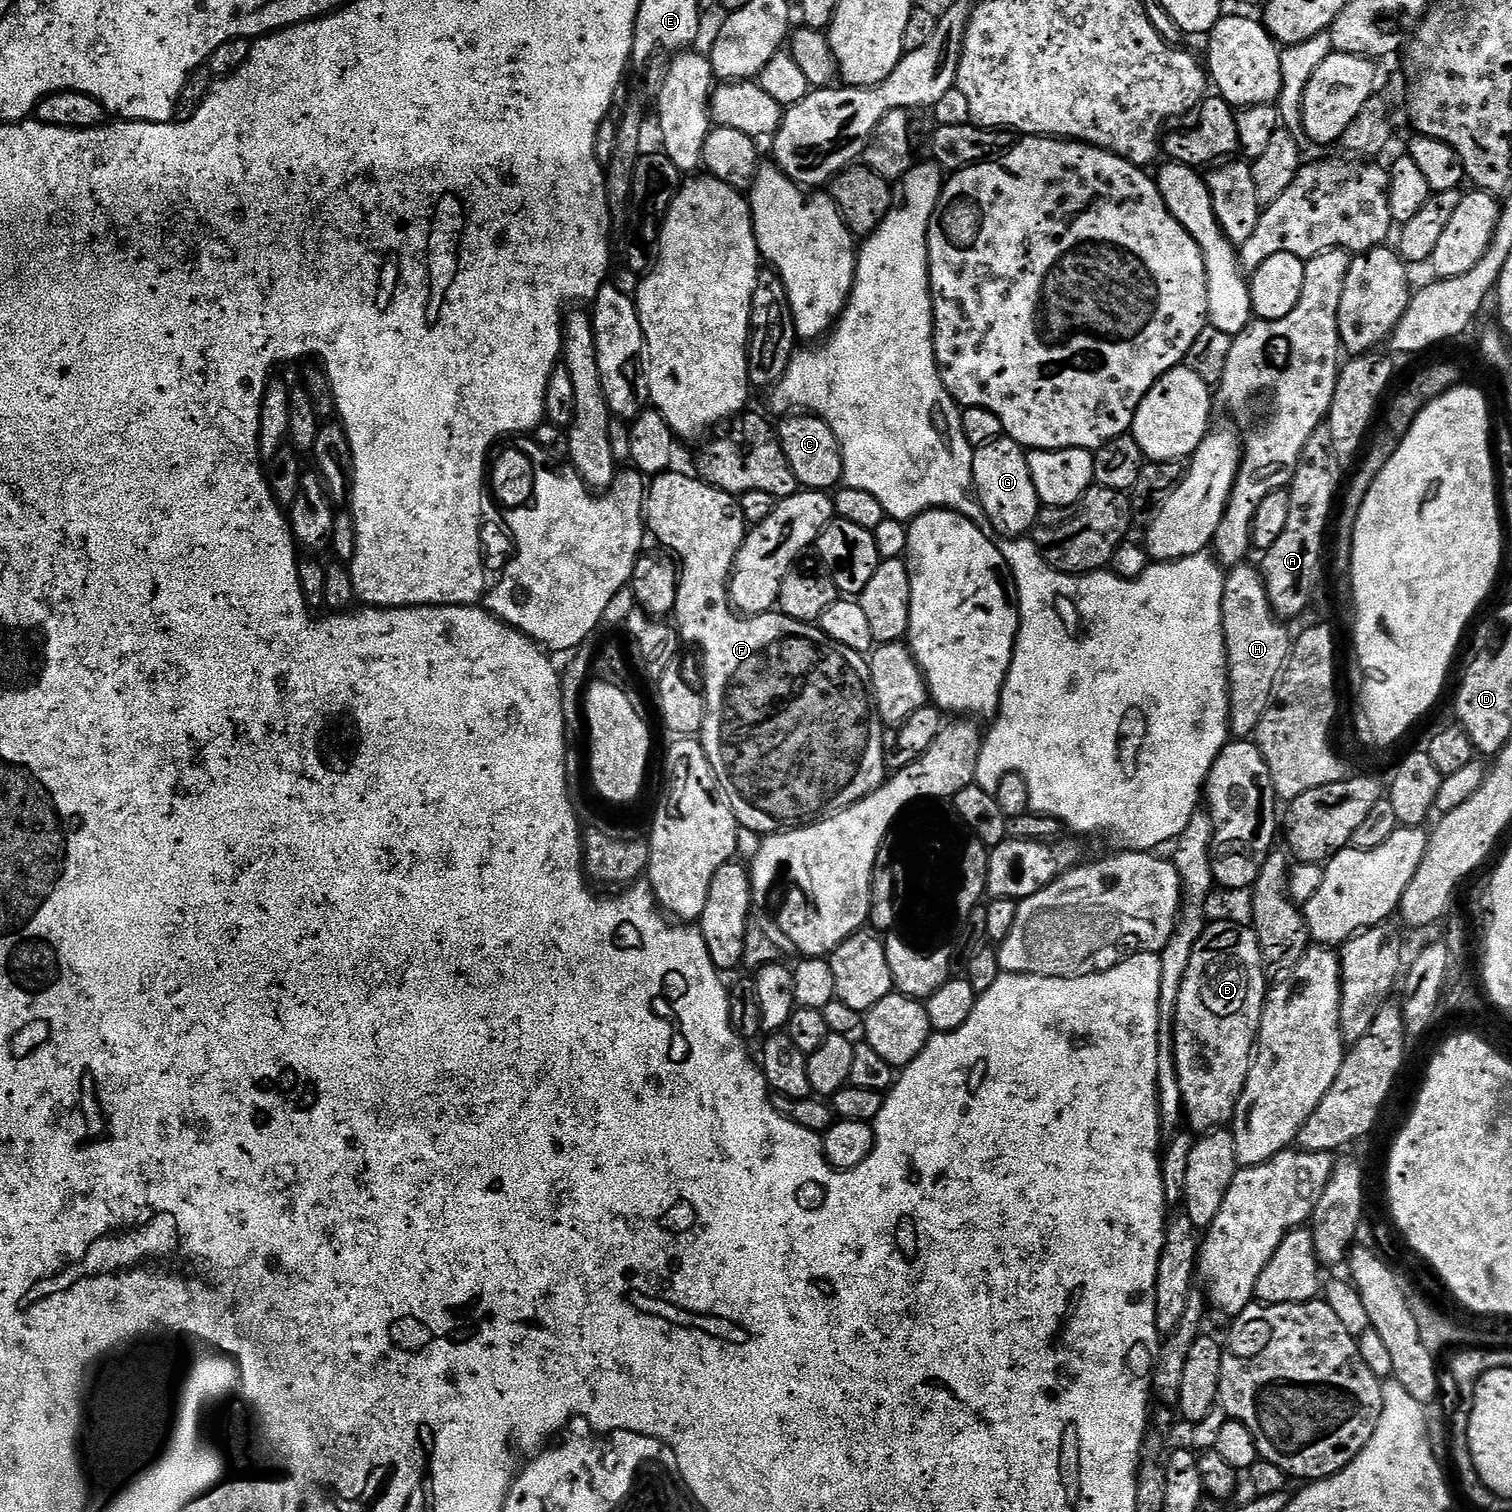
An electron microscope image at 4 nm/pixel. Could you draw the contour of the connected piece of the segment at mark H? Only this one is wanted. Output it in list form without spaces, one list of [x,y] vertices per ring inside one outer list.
[[[1251,563],[1239,564],[1236,568],[1227,569],[1224,578],[1224,593],[1222,594],[1222,626],[1224,627],[1224,645],[1228,655],[1228,727],[1231,735],[1236,738],[1255,737],[1258,722],[1262,722],[1262,714],[1266,714],[1272,703],[1272,691],[1284,663],[1292,652],[1293,637],[1283,623],[1272,611],[1264,577],[1259,567],[1251,568]]]

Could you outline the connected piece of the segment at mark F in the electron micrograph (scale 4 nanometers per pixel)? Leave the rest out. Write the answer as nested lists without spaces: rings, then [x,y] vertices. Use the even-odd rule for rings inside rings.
[[[669,470],[659,476],[651,477],[646,488],[646,528],[657,540],[661,549],[667,550],[678,561],[679,584],[674,611],[674,627],[685,645],[693,644],[700,651],[698,663],[704,677],[704,725],[698,733],[698,739],[706,750],[706,758],[732,803],[736,822],[742,828],[749,828],[761,834],[783,832],[790,828],[798,828],[813,823],[825,814],[849,808],[854,802],[866,798],[874,790],[878,790],[886,779],[884,762],[885,725],[881,724],[876,712],[876,701],[872,699],[872,679],[868,669],[865,653],[850,650],[850,646],[842,646],[842,642],[834,642],[815,623],[803,624],[785,616],[779,610],[763,612],[757,616],[737,614],[728,599],[728,579],[732,576],[732,567],[736,561],[738,550],[746,535],[746,521],[740,509],[739,499],[731,492],[716,488],[699,475],[687,476],[684,472]]]

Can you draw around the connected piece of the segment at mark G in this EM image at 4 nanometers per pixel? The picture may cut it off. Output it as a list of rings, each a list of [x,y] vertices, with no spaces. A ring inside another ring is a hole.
[[[1001,438],[986,442],[973,451],[972,487],[976,490],[985,521],[989,525],[992,523],[993,533],[1001,532],[999,535],[1004,538],[1024,538],[1031,533],[1042,505],[1038,490],[1034,490],[1034,478],[1030,478],[1028,452],[1017,440]]]

